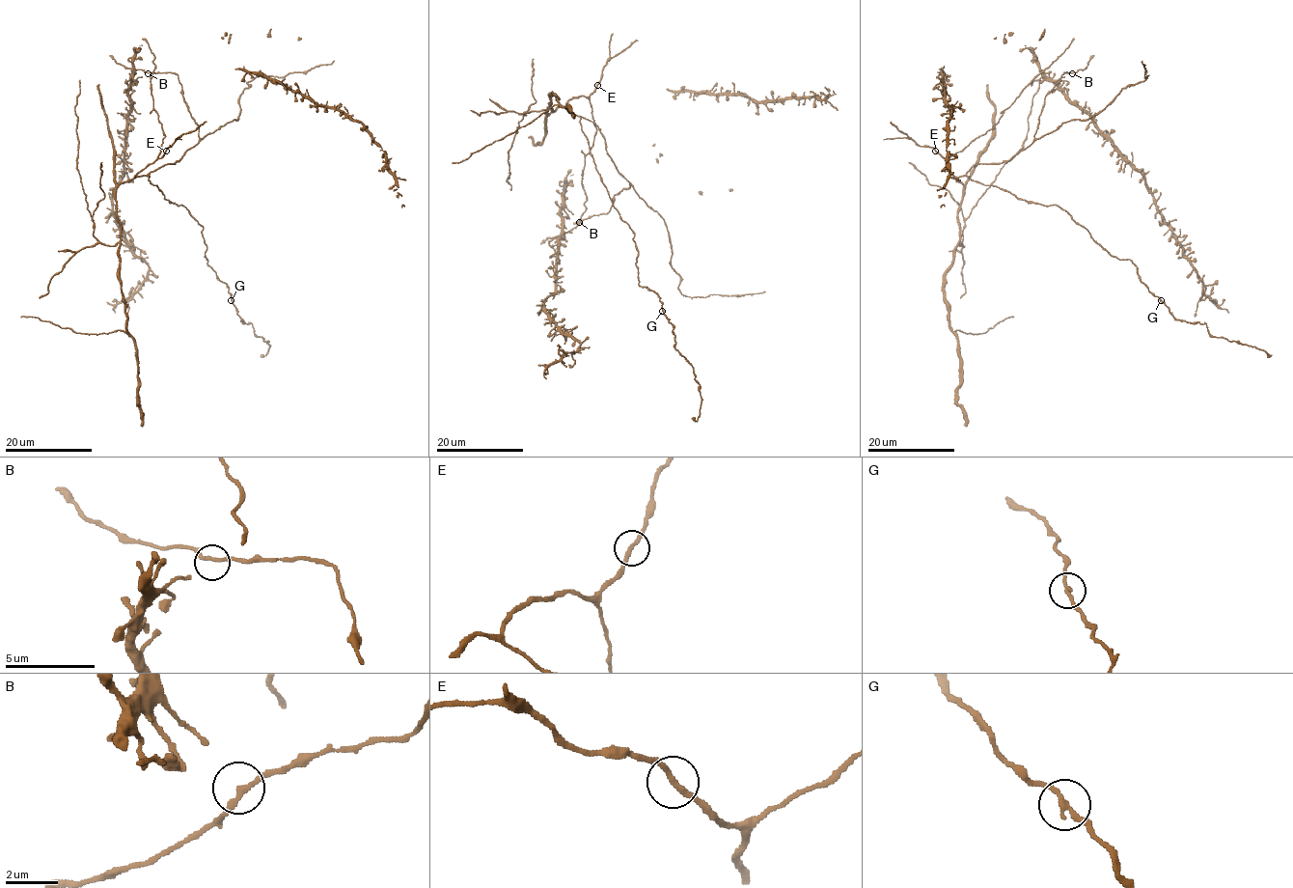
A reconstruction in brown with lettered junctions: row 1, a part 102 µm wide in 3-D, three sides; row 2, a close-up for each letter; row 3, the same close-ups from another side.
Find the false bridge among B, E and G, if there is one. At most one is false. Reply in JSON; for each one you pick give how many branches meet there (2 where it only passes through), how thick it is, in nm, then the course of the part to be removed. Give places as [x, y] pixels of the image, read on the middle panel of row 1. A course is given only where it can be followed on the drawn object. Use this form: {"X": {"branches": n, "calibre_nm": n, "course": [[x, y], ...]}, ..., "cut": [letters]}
{"cut": []}

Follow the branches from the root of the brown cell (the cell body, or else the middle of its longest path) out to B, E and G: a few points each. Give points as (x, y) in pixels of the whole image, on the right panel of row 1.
B: (995, 163), (1010, 159), (1033, 141), (1045, 96), (1064, 72), (1072, 73)
E: (995, 163), (976, 164), (965, 175), (957, 177), (949, 171), (948, 159), (935, 151)
G: (995, 163), (976, 164), (967, 175), (1025, 200), (1059, 206), (1112, 256), (1130, 259), (1141, 281), (1160, 299)

